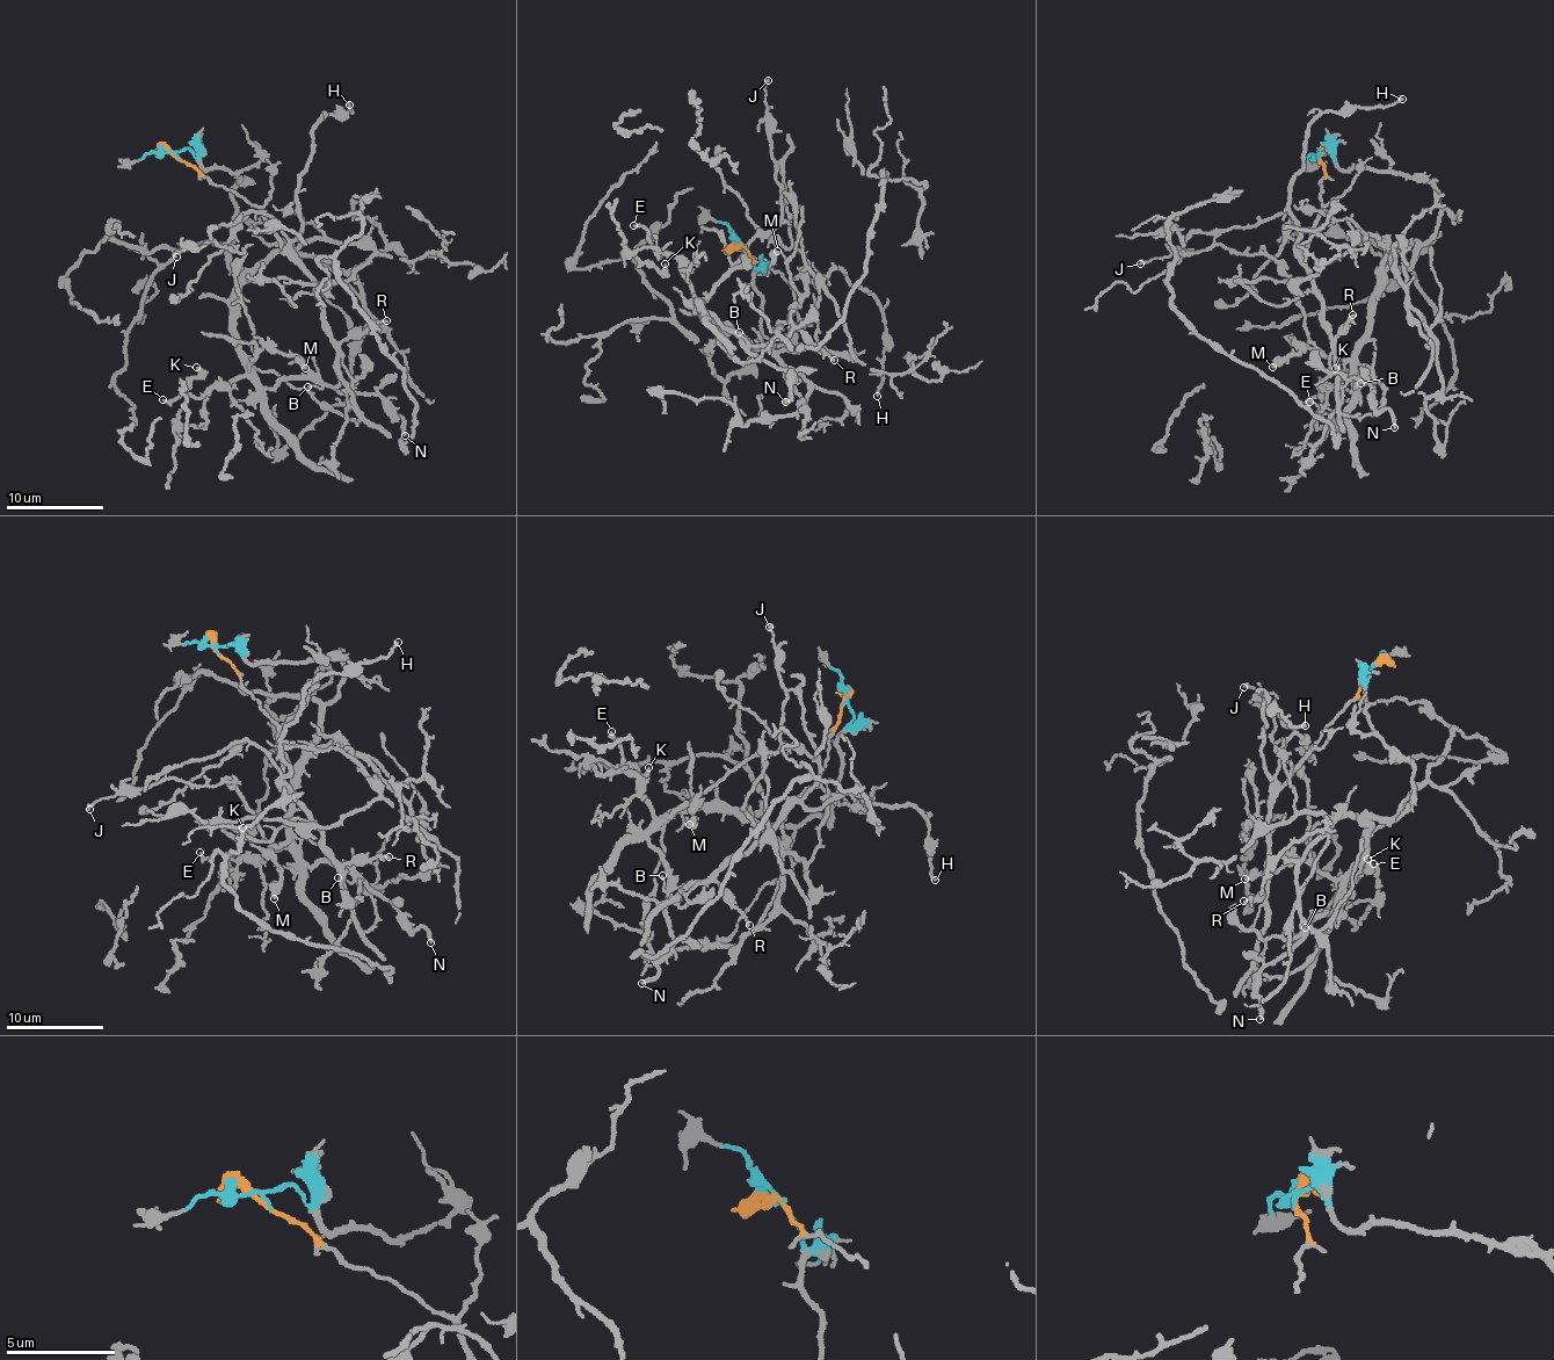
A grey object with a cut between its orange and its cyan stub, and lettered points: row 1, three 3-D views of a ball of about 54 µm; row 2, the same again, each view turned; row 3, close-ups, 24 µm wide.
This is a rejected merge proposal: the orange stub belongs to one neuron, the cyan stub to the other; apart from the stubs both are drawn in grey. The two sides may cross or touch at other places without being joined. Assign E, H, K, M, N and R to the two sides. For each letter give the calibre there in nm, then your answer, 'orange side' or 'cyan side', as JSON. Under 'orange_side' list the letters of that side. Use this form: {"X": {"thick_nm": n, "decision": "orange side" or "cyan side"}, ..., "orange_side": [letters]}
{"E": {"thick_nm": 220, "decision": "cyan side"}, "H": {"thick_nm": 170, "decision": "orange side"}, "K": {"thick_nm": 260, "decision": "cyan side"}, "M": {"thick_nm": 340, "decision": "cyan side"}, "N": {"thick_nm": 240, "decision": "cyan side"}, "R": {"thick_nm": 160, "decision": "orange side"}, "orange_side": ["H", "R"]}

